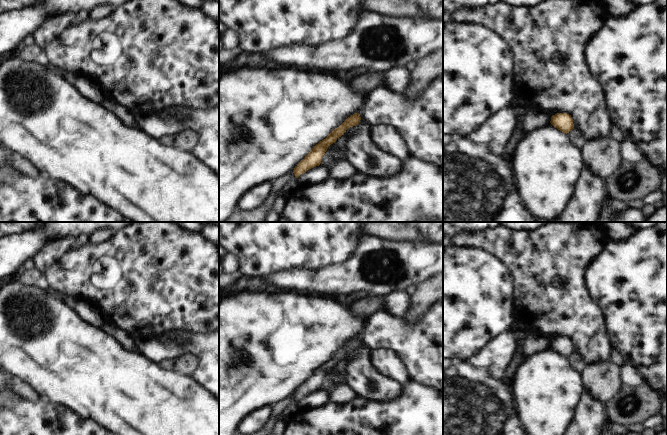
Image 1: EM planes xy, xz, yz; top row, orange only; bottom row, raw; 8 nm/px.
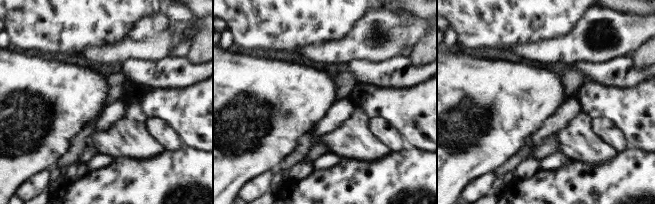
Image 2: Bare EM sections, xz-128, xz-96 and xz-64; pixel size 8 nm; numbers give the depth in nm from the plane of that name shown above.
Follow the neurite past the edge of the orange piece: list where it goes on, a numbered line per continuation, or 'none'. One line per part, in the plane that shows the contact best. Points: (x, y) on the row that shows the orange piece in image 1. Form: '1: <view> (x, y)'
none

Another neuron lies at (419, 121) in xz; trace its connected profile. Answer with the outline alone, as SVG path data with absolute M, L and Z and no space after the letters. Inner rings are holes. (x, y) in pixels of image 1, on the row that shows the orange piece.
M443 75L436 77L416 98L393 94L376 88L366 94L359 111L361 119L369 126L385 124L394 128L402 137L410 156L443 168Z

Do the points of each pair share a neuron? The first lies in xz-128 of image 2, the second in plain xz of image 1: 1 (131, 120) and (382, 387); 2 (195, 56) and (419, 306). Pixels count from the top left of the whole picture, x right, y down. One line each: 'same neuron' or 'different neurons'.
1: same neuron
2: same neuron

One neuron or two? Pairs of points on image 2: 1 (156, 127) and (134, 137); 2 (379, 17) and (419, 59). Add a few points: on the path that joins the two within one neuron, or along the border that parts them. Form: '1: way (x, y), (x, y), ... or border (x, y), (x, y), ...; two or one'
1: border (146, 118), (147, 131), (163, 148); two
2: border (426, 32), (412, 46); two

